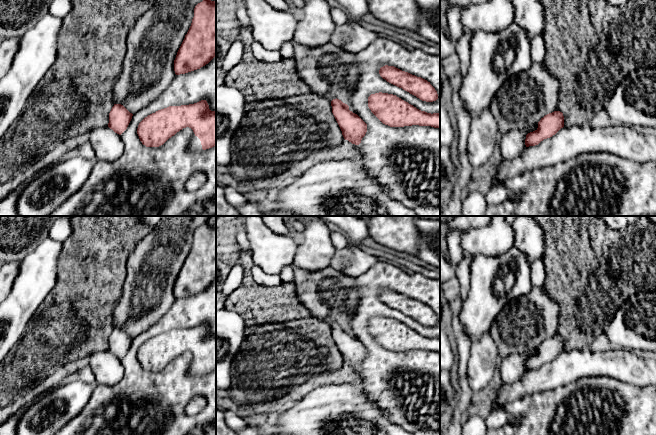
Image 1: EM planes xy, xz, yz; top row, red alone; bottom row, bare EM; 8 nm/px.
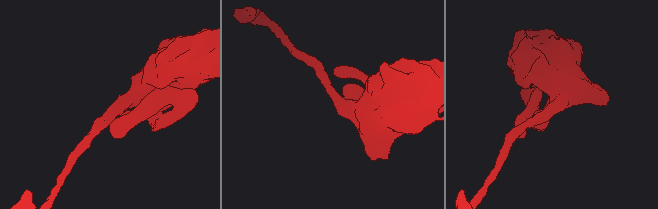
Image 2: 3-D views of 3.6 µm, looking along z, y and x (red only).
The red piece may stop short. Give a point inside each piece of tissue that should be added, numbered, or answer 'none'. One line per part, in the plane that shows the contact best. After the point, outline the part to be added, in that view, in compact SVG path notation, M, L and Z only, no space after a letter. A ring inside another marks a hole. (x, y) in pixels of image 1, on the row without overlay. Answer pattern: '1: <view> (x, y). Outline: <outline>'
1: xy (194, 369). Outline: M194 358L190 363L190 366L188 368L185 369L185 373L188 373L189 375L193 376L193 377L200 377L203 373L202 373L202 369L201 369L201 365L200 363Z

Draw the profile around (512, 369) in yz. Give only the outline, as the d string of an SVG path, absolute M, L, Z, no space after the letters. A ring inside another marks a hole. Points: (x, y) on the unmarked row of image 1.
M538 347L529 350L525 354L512 354L502 359L500 376L503 384L512 384L521 380L526 372L526 359L537 354Z

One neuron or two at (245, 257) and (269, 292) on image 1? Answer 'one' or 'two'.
one

